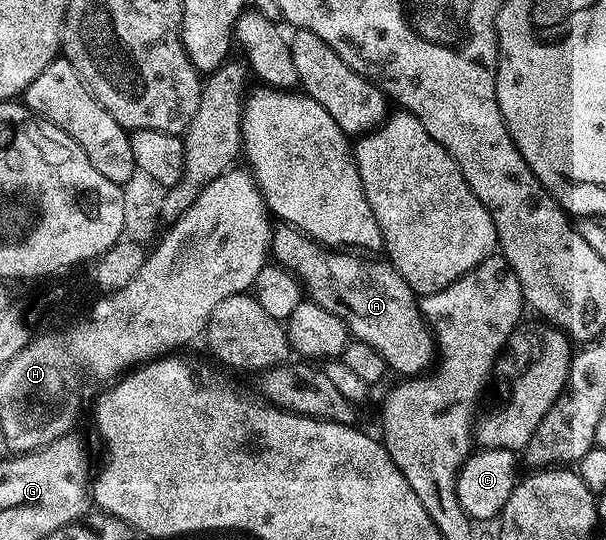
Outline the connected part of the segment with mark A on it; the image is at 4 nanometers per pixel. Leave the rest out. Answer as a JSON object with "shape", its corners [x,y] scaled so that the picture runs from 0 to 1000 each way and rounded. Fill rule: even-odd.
{"shape":[[[460,417],[460,422],[455,419],[452,426],[446,430],[444,465],[450,474],[452,485],[459,487],[462,494],[469,494],[472,502],[480,504],[480,507],[487,511],[495,531],[503,541],[505,552],[512,556],[512,559],[530,565],[530,572],[536,572],[541,580],[550,580],[550,587],[556,587],[563,593],[573,606],[574,615],[578,615],[591,633],[601,635],[602,639],[616,639],[616,646],[622,646],[622,654],[629,654],[629,661],[637,669],[640,681],[644,681],[647,689],[653,687],[653,691],[658,693],[658,698],[683,698],[706,685],[715,665],[713,615],[708,611],[705,598],[698,591],[696,580],[691,578],[691,554],[685,541],[680,539],[677,528],[672,526],[668,513],[662,513],[662,506],[655,506],[655,498],[637,478],[627,476],[627,480],[619,480],[625,476],[606,476],[612,480],[597,480],[597,476],[592,474],[597,470],[581,469],[573,461],[543,459],[523,448],[520,443],[513,443],[503,430],[495,428],[493,422],[479,417]]]}

